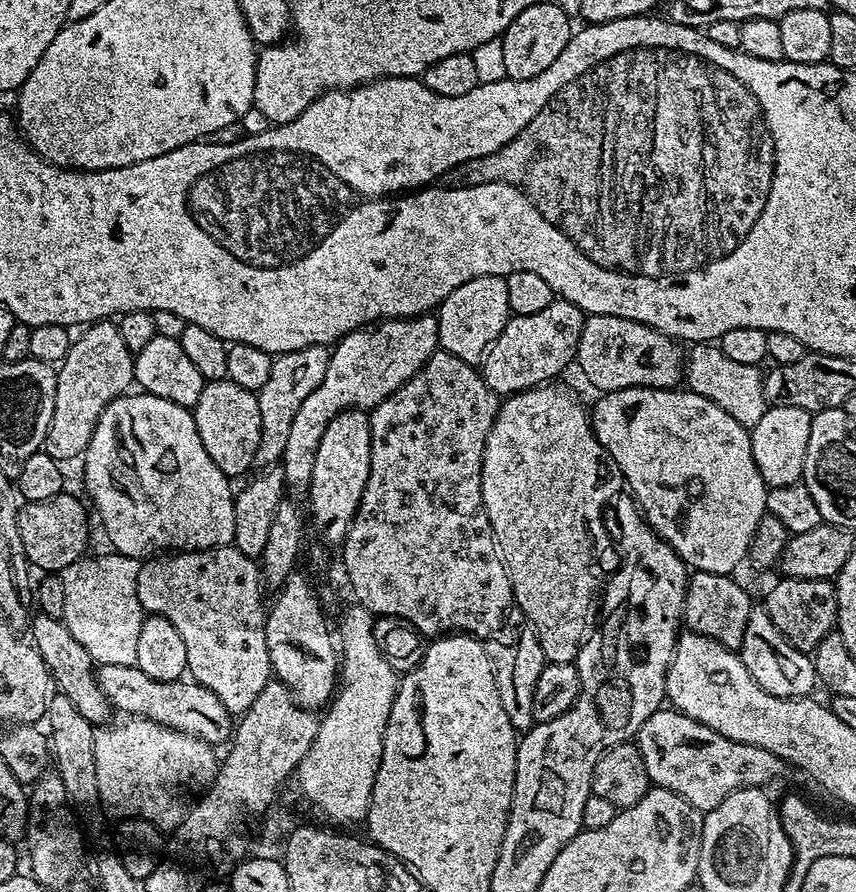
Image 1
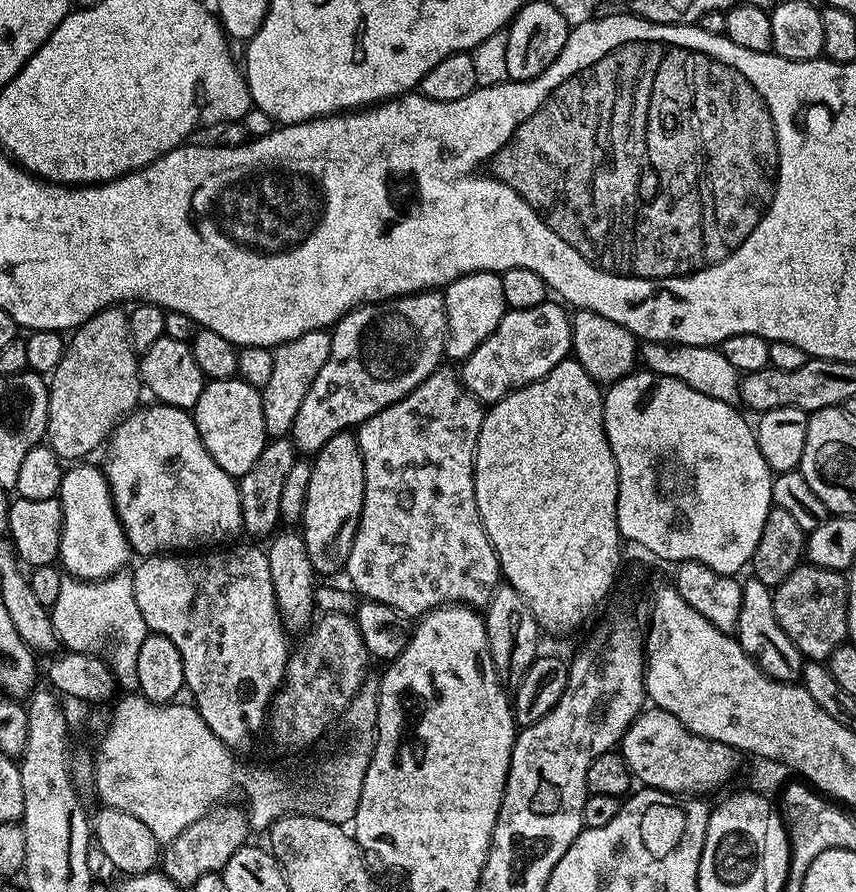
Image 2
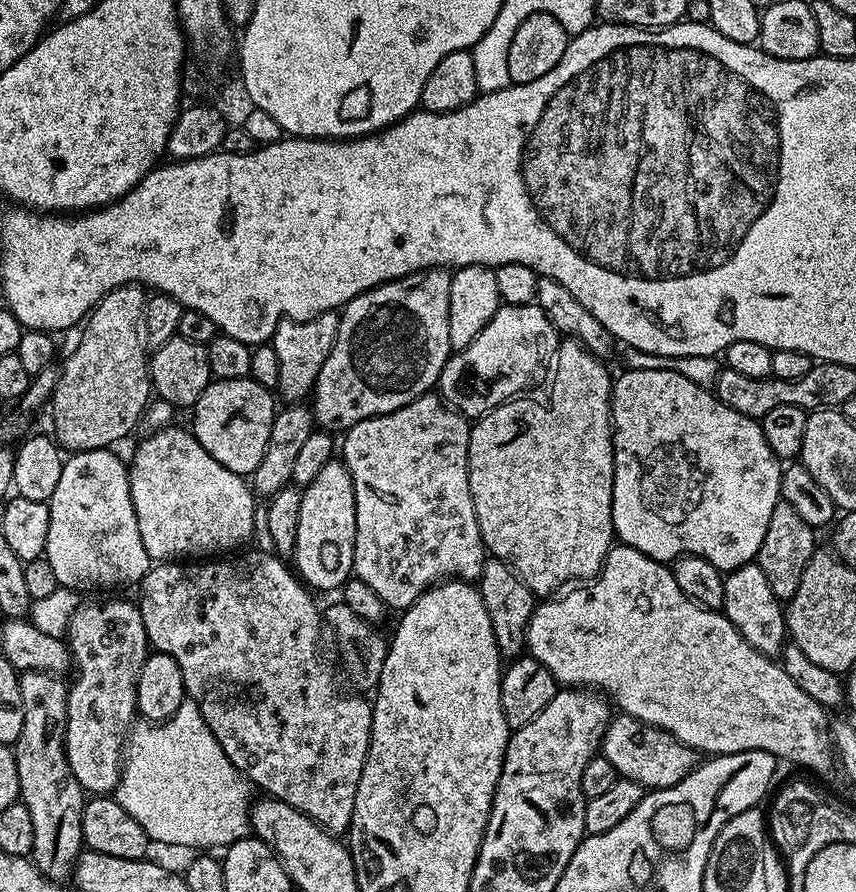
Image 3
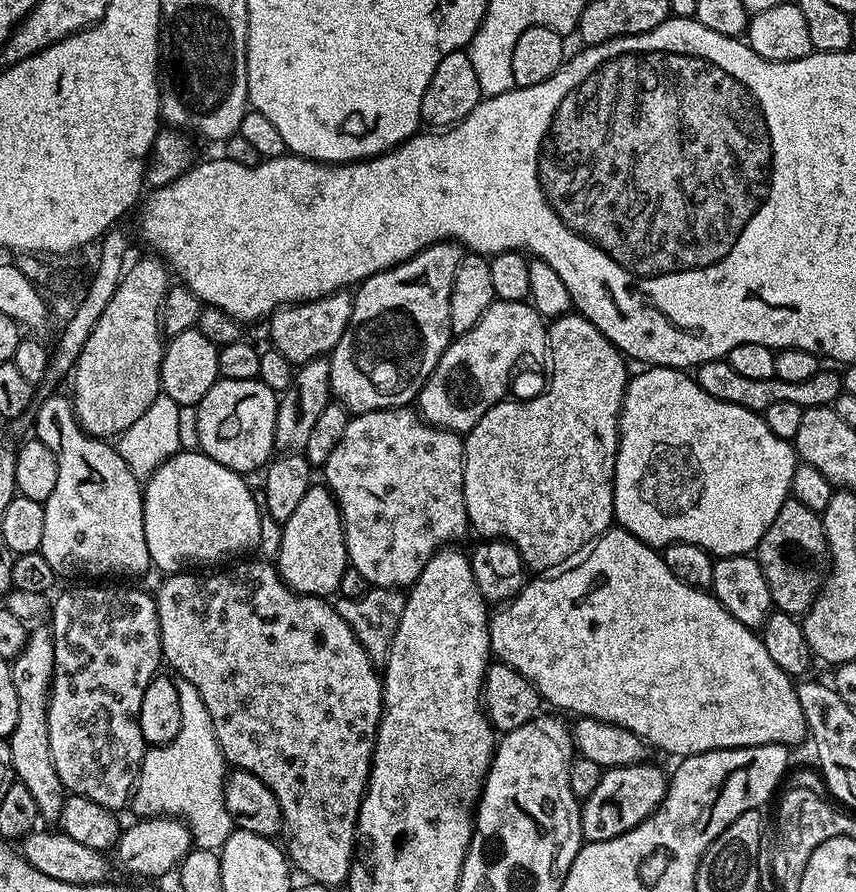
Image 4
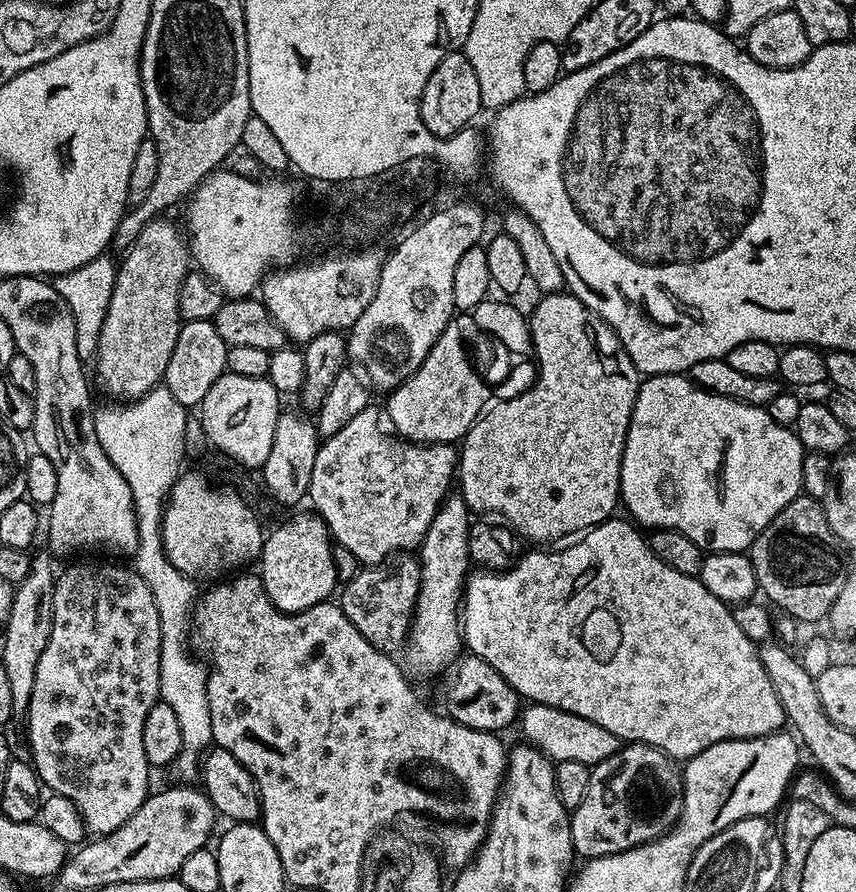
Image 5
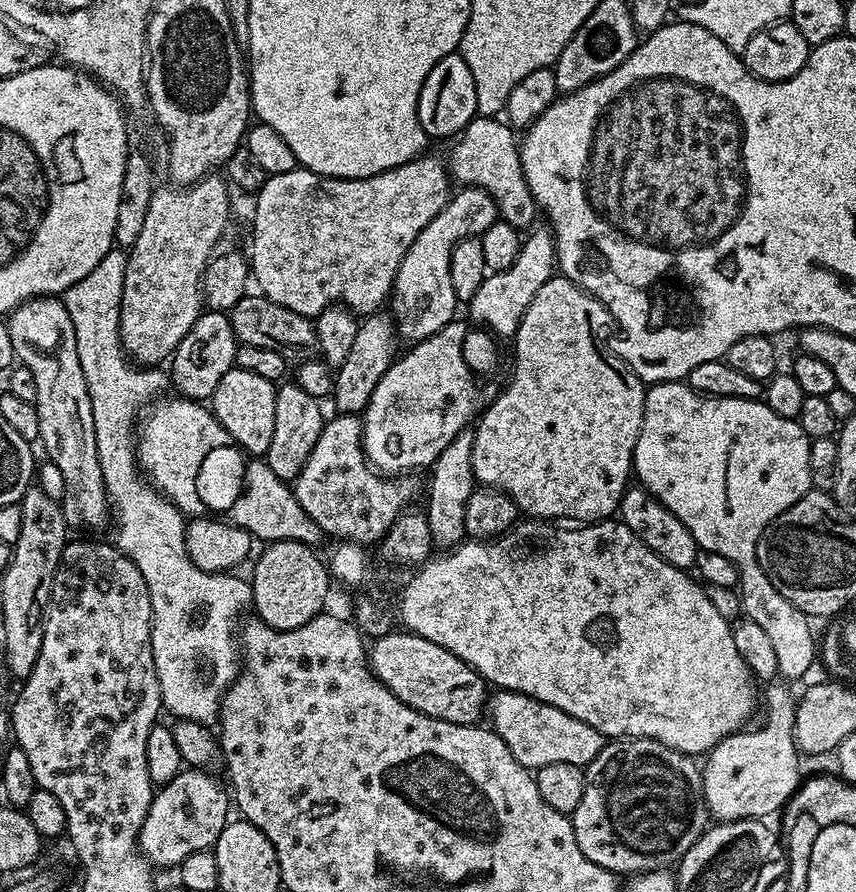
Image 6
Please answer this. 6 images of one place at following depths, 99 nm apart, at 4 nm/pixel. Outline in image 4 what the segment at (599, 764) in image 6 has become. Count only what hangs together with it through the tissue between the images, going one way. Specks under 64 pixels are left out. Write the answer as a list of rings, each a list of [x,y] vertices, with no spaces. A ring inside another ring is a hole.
[[[653,762],[609,768],[602,774],[602,782],[594,794],[582,802],[580,809],[580,835],[585,841],[609,840],[634,830],[664,801],[669,777]]]

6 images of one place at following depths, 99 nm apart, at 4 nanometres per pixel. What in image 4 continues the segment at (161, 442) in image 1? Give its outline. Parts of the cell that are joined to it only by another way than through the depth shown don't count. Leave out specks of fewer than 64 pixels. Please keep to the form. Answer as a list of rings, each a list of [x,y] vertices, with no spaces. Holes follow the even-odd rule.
[[[181,450],[174,453],[169,460],[163,460],[158,470],[154,470],[152,475],[147,477],[142,488],[146,546],[150,550],[153,565],[157,569],[160,567],[161,573],[175,574],[189,570],[208,570],[213,566],[223,565],[233,558],[243,557],[248,554],[243,552],[250,551],[259,542],[262,508],[258,503],[257,493],[255,496],[244,480],[247,479],[241,473],[214,462],[214,458],[210,458],[205,452],[199,450],[193,450],[193,452]]]

